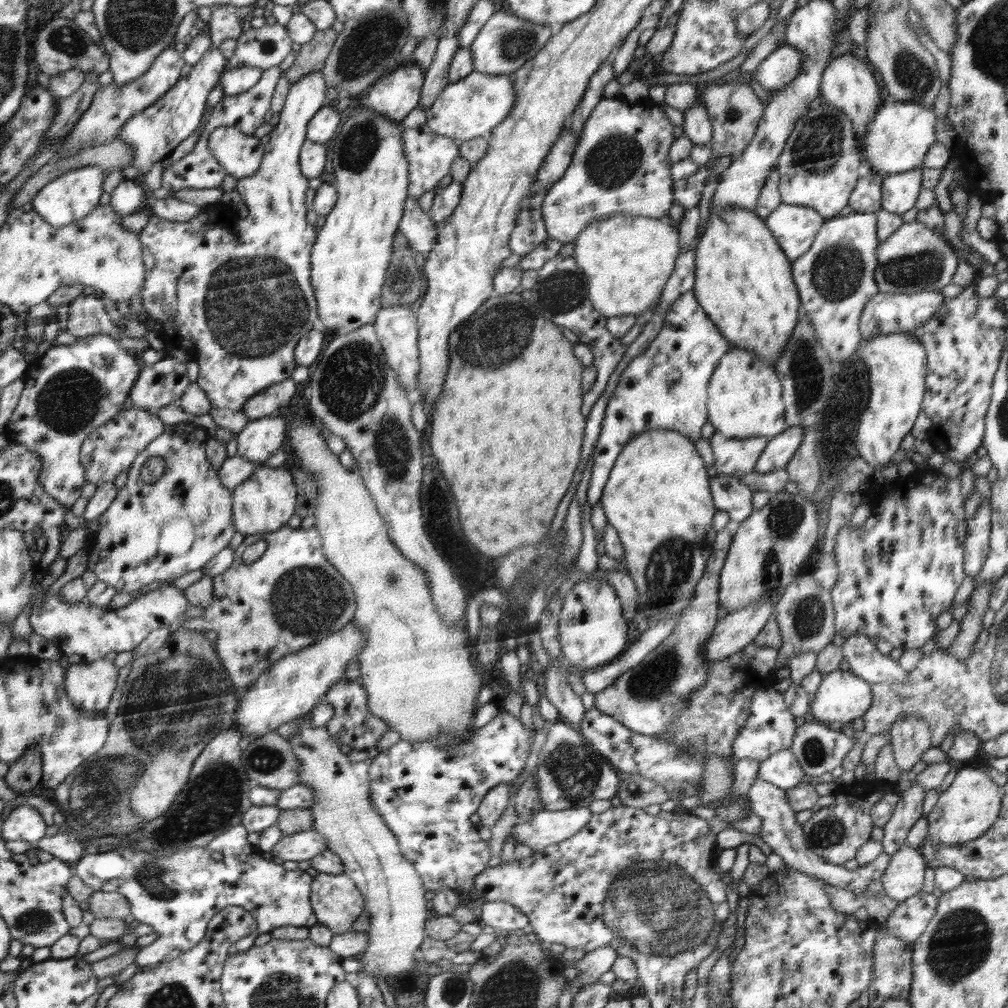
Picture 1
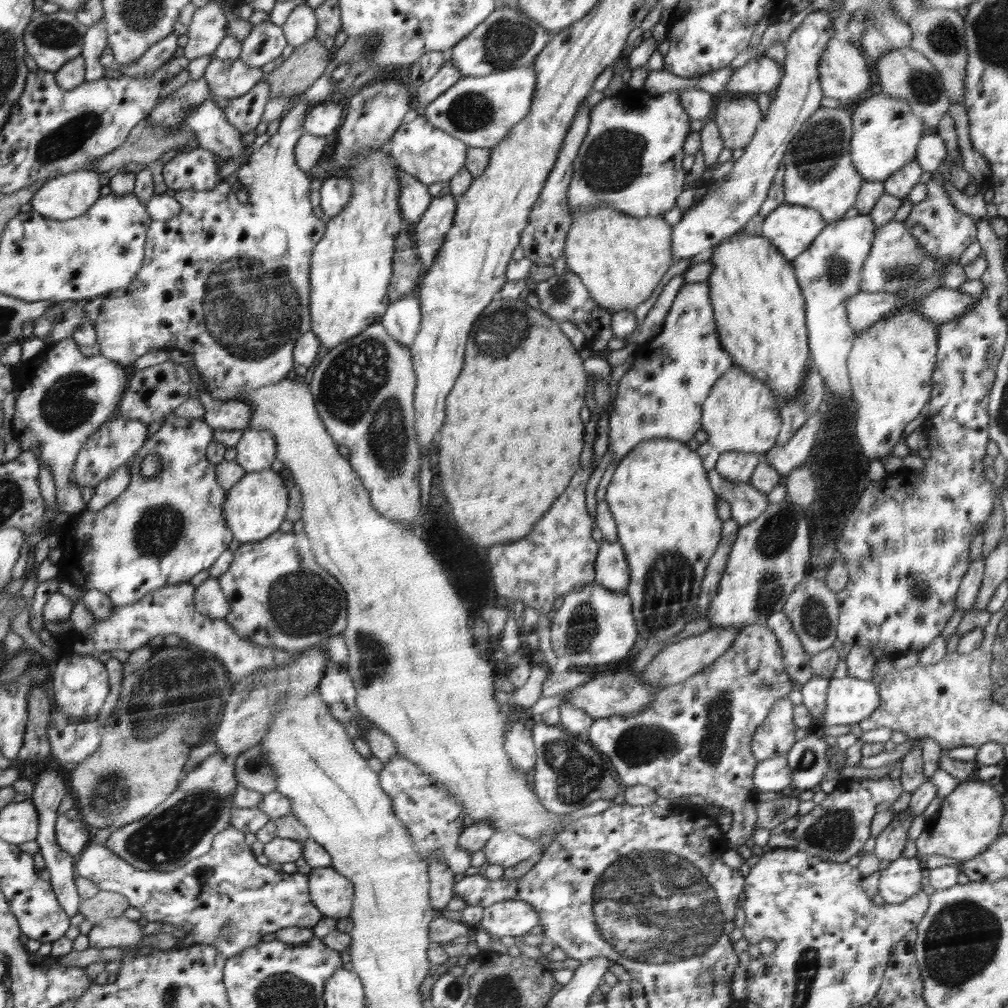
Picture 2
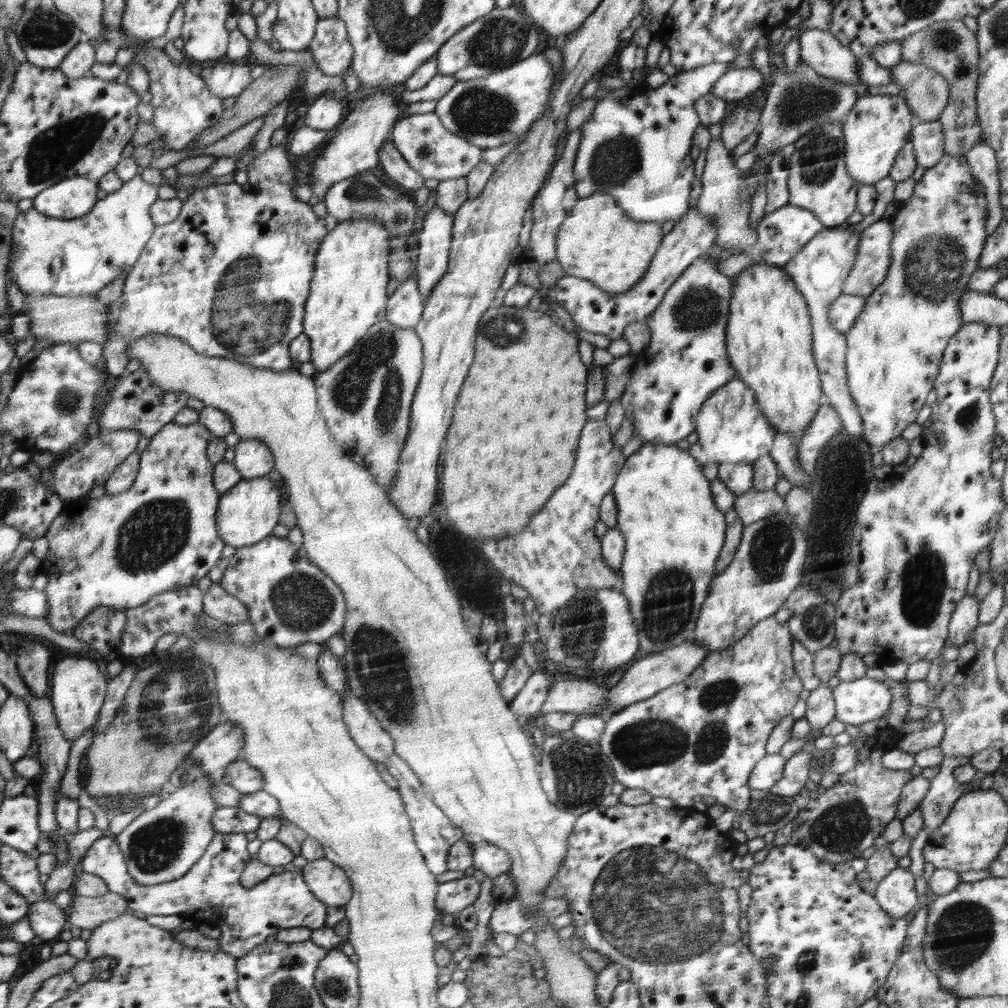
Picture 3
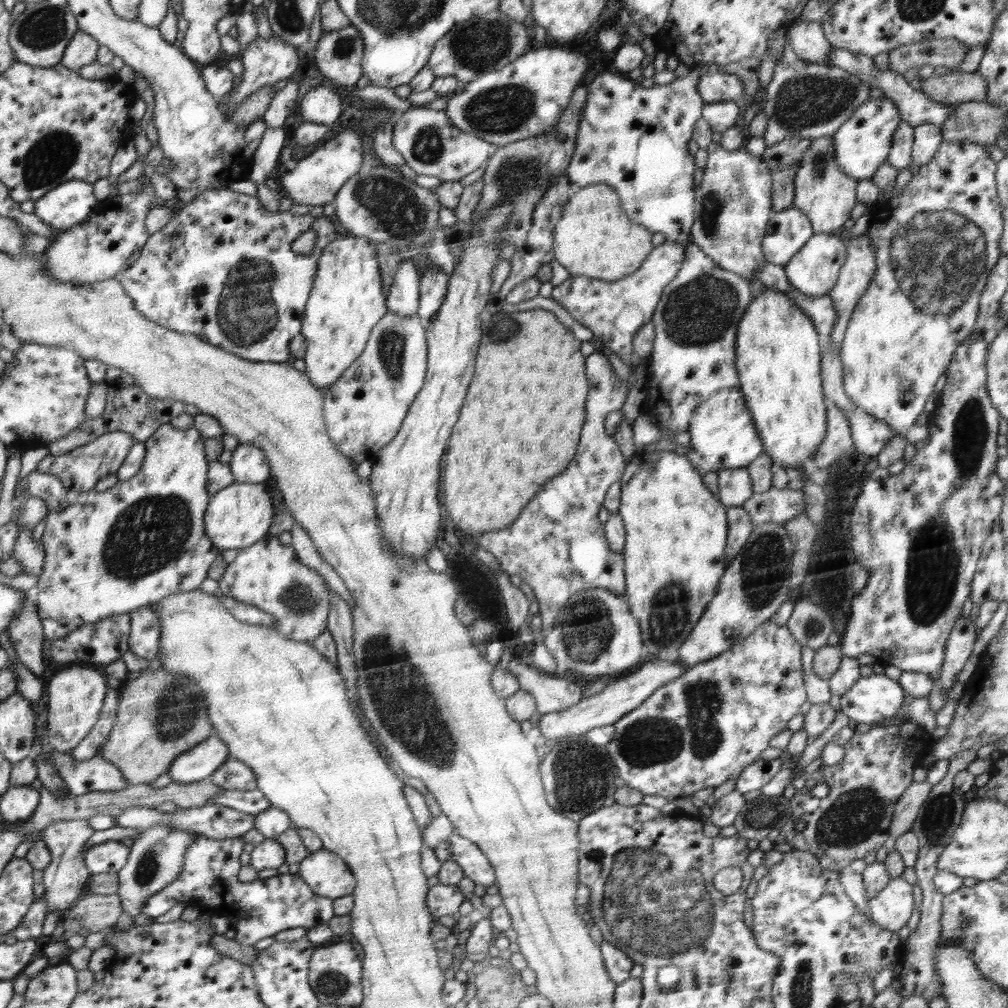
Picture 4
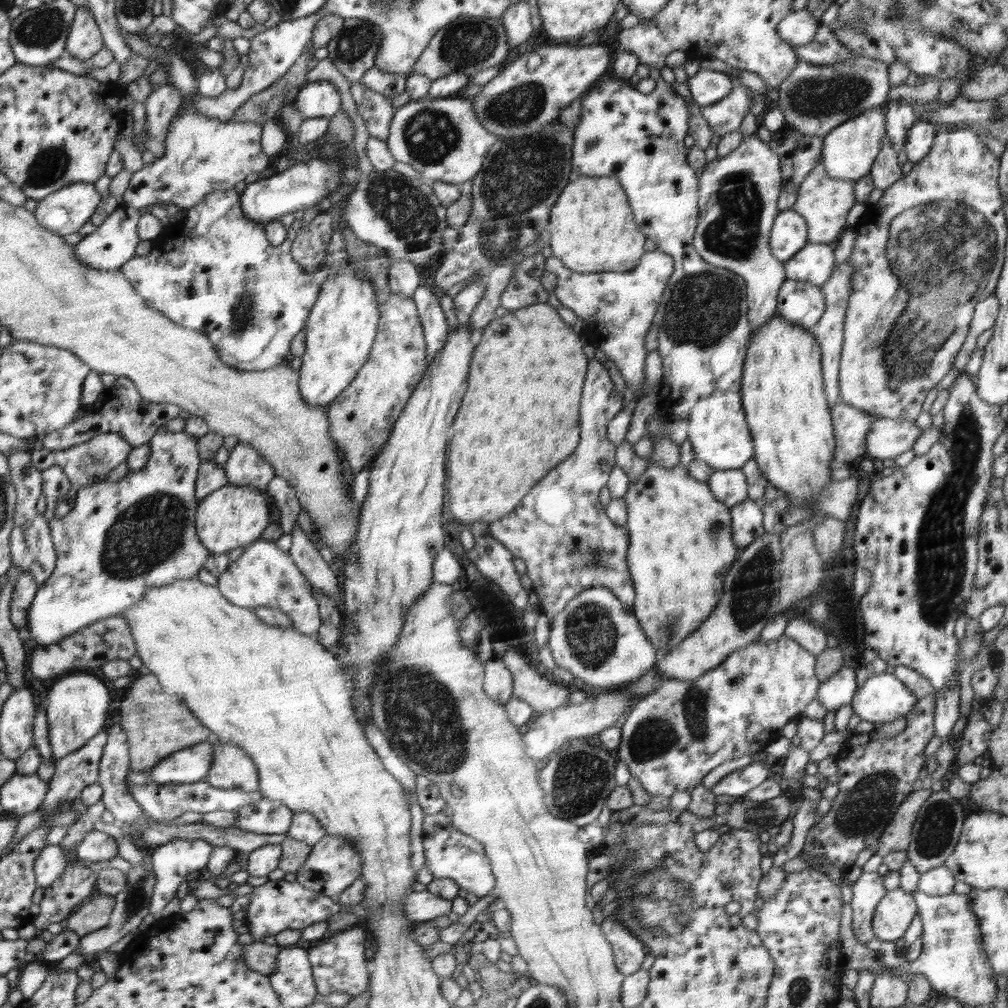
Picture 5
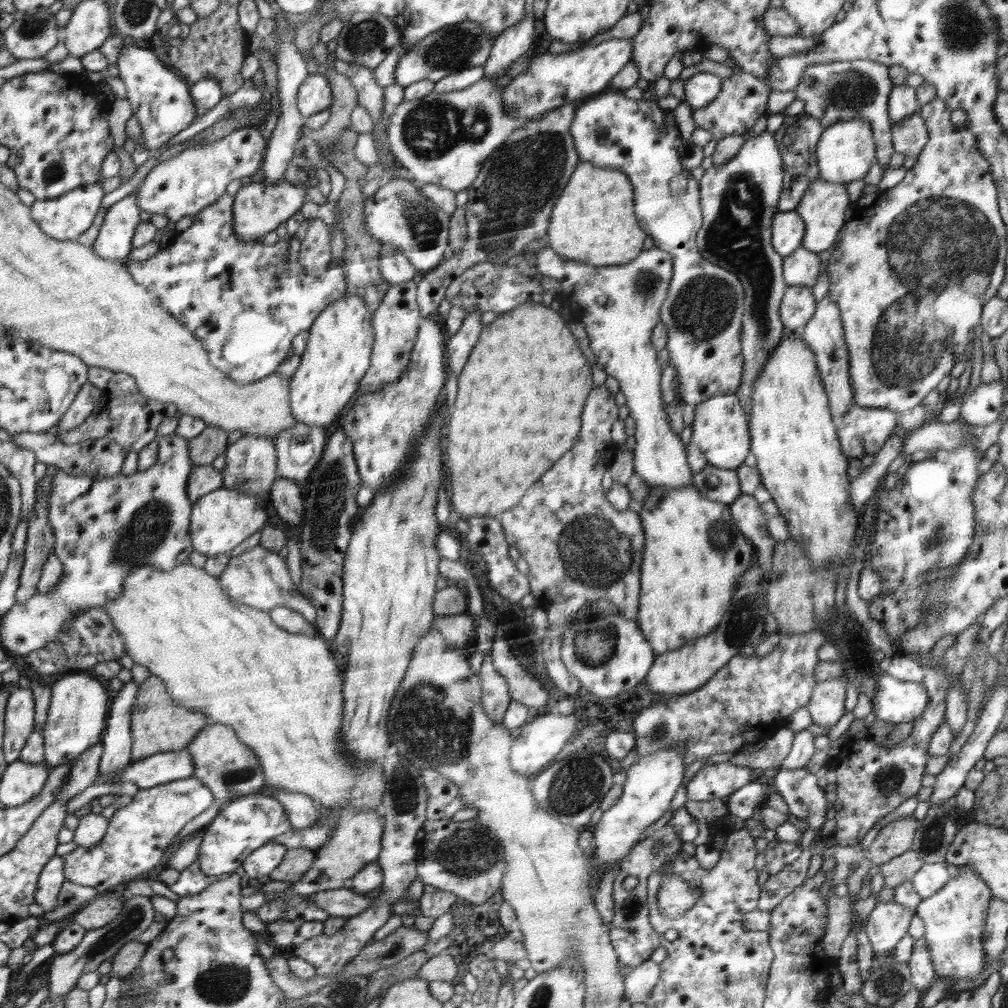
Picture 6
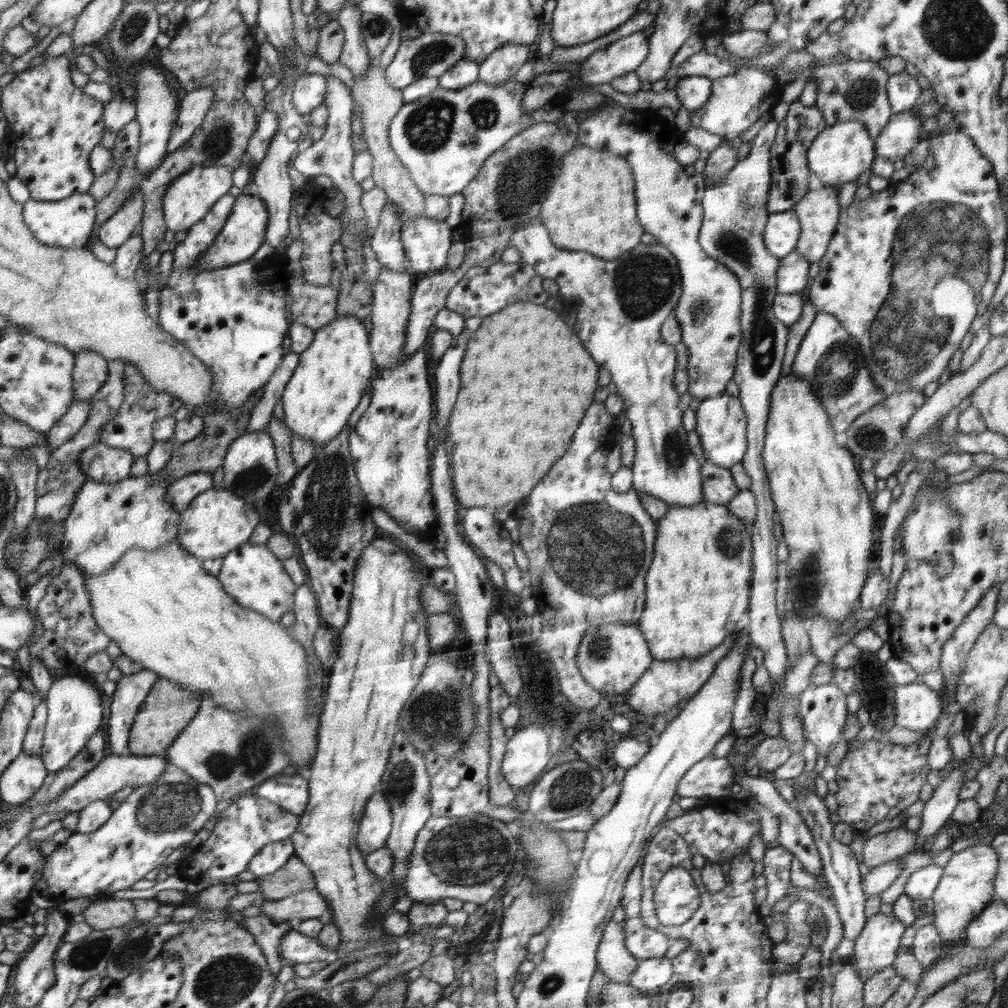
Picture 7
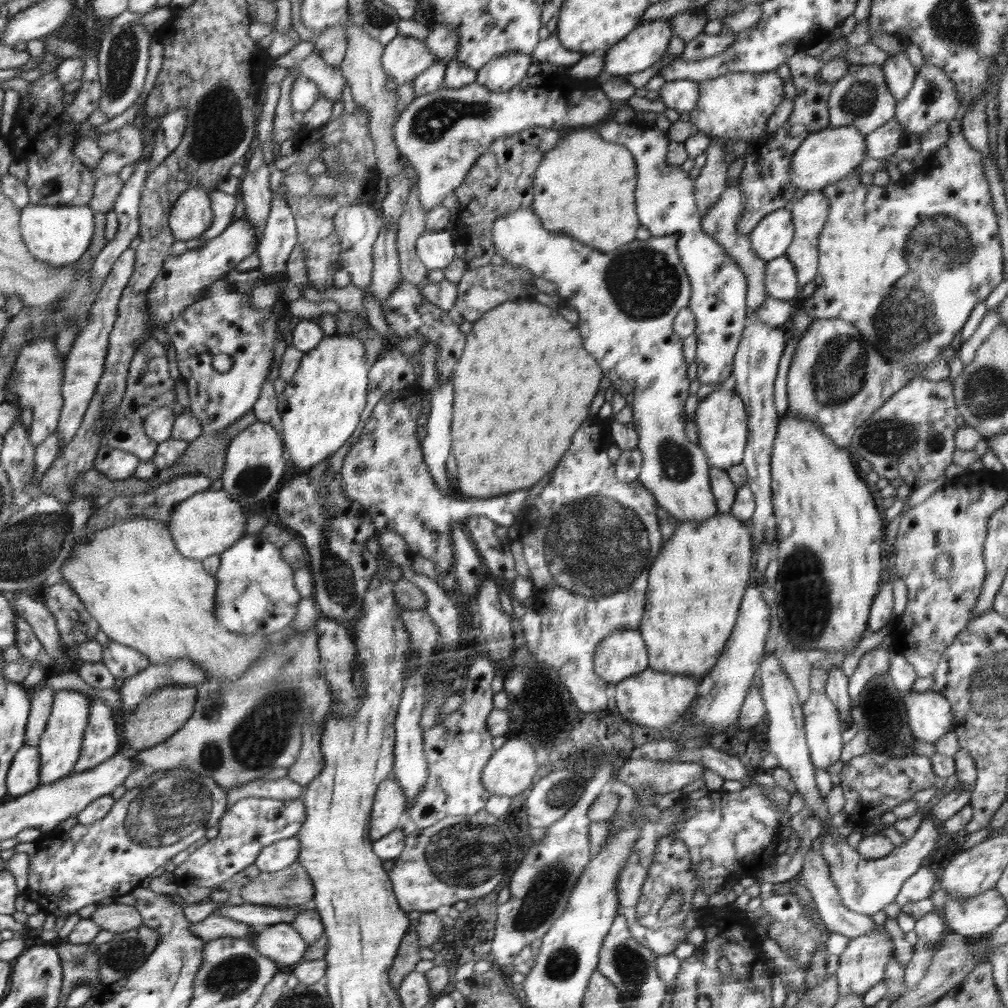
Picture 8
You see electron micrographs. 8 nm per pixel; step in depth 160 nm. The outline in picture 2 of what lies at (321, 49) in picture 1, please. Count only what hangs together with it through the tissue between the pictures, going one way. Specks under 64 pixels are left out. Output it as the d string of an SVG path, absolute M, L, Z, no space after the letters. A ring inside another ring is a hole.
M318 37L295 47L282 65L264 74L264 79L271 86L271 97L289 99L301 94L325 73L331 63L331 52Z

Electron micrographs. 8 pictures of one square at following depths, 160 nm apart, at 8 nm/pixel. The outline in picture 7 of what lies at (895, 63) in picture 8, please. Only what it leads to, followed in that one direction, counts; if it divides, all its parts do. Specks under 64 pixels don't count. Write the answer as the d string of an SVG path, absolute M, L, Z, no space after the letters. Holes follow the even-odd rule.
M905 70L889 75L887 97L893 115L898 115L910 108L916 109L916 102L921 91L918 81L908 75Z

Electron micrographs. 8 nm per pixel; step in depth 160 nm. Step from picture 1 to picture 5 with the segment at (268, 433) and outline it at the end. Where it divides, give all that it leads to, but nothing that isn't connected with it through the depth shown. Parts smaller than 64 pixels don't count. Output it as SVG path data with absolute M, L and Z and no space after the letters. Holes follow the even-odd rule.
M237 442L231 450L224 470L230 485L252 487L258 490L274 478L272 464L260 458L260 452L251 444Z

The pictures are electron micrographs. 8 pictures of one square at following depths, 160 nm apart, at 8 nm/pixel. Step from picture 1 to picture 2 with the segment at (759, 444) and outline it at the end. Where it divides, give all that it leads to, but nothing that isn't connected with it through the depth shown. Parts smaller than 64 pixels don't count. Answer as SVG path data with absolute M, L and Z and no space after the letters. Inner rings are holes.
M721 452L715 469L724 478L748 483L759 461L760 456L753 452Z

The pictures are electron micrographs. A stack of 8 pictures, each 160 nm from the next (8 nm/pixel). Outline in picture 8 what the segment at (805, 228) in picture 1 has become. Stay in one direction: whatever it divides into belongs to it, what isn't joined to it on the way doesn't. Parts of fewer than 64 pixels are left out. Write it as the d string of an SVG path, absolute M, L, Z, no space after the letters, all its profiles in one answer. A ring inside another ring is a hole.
M781 208L767 214L749 232L750 246L762 260L785 255L795 235L791 210Z

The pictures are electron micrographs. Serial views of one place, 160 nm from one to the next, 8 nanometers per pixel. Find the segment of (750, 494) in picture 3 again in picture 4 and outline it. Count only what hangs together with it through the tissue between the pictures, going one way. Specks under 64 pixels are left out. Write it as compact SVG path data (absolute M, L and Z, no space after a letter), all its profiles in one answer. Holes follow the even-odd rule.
M771 486L766 492L753 494L742 504L752 524L786 524L796 515L805 512L806 501L800 489L778 489Z

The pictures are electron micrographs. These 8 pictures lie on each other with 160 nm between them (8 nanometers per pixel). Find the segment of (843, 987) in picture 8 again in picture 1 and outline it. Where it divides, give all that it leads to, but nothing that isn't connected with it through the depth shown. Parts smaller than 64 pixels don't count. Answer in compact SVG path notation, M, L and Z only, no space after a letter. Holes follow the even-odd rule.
M904 843L891 857L879 879L883 886L882 895L898 902L918 894L923 888L927 862L917 848Z

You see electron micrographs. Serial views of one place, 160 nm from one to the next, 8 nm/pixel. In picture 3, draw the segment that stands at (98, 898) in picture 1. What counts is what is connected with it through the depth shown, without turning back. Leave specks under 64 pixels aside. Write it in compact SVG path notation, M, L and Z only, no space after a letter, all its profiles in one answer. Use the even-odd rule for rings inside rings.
M112 891L97 897L76 896L69 906L70 926L92 930L124 914L127 906L128 900Z

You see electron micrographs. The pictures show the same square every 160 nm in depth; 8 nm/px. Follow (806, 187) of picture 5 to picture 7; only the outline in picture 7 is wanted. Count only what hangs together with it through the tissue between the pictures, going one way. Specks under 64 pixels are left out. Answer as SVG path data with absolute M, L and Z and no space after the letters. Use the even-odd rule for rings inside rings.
M833 186L809 190L794 208L801 226L795 250L811 263L824 257L836 230L841 211L838 190Z

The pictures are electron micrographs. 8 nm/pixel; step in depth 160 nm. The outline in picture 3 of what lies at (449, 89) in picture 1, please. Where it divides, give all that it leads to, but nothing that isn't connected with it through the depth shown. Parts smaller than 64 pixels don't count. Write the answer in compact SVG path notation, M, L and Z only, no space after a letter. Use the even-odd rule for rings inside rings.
M543 52L536 53L519 63L502 67L500 70L492 72L490 76L476 80L458 80L440 100L436 101L434 113L443 122L444 128L448 129L448 132L463 137L472 145L480 146L482 150L494 149L515 138L522 138L532 128L532 124L544 116L544 111L548 108L552 82L554 82L554 68L550 68Z

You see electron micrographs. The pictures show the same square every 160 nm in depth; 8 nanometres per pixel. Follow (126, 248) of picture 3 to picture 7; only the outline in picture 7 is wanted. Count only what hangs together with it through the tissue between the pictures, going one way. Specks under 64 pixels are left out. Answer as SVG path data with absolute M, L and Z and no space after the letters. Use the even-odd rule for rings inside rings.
M141 196L126 201L100 226L97 238L108 248L118 249L131 238L134 228L142 218L142 206L145 206Z

